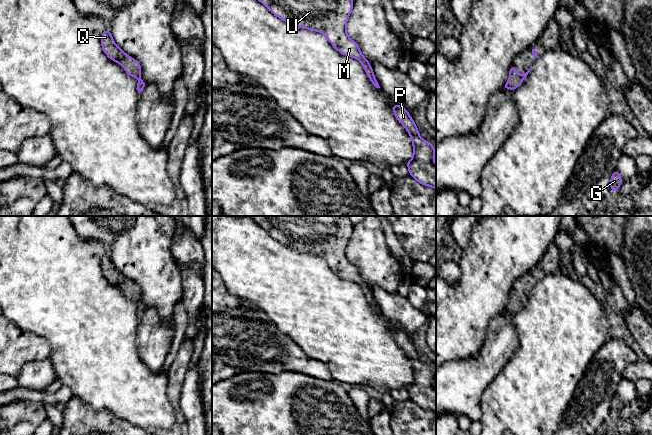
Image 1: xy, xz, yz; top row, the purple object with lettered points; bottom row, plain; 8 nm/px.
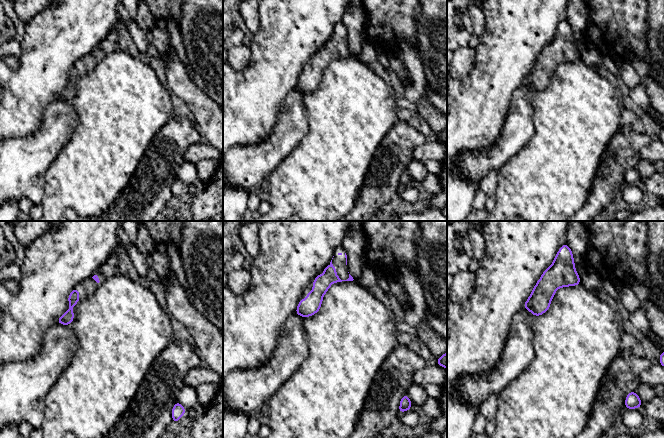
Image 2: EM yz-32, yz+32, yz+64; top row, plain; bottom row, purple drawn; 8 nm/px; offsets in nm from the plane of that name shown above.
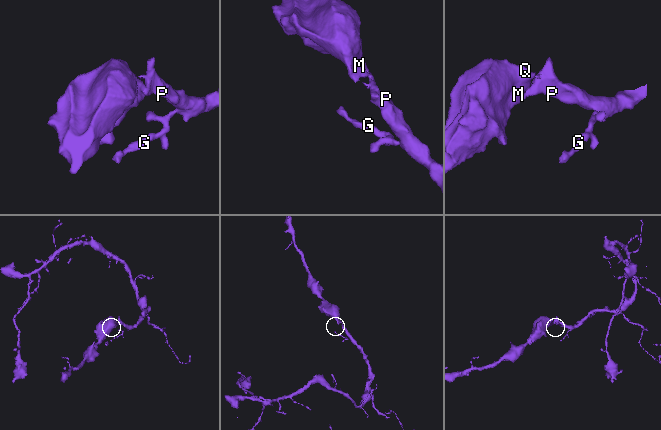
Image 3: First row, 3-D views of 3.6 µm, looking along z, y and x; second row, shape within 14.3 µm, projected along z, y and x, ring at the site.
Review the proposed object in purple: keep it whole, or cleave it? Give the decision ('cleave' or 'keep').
keep

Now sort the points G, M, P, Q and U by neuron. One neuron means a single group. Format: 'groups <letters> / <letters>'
groups G M P Q U

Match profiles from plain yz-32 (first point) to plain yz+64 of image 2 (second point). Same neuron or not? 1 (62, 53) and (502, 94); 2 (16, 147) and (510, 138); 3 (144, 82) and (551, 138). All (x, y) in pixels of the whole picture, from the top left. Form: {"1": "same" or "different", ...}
{"1": "same", "2": "same", "3": "same"}

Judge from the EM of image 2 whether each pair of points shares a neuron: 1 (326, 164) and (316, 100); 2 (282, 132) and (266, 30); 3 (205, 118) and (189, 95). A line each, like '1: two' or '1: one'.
1: one
2: two
3: one

